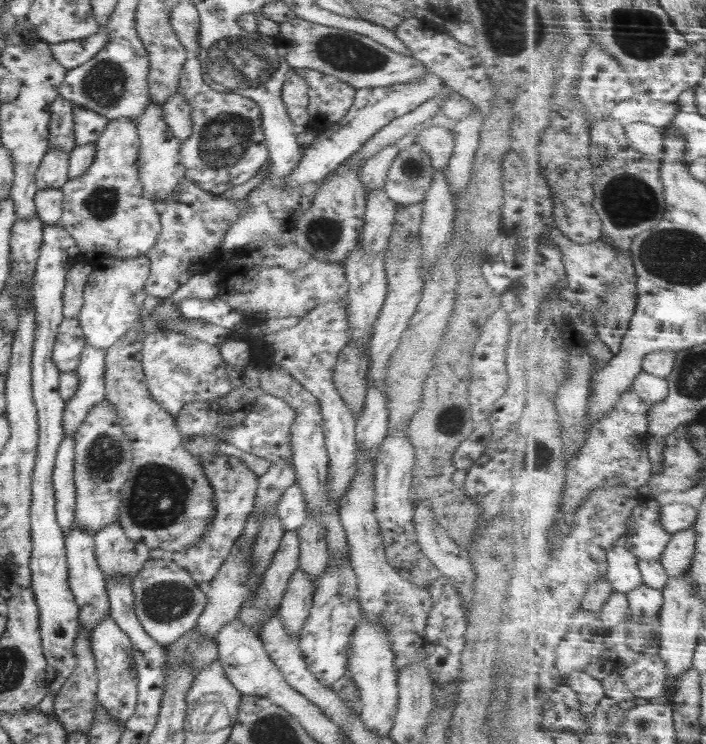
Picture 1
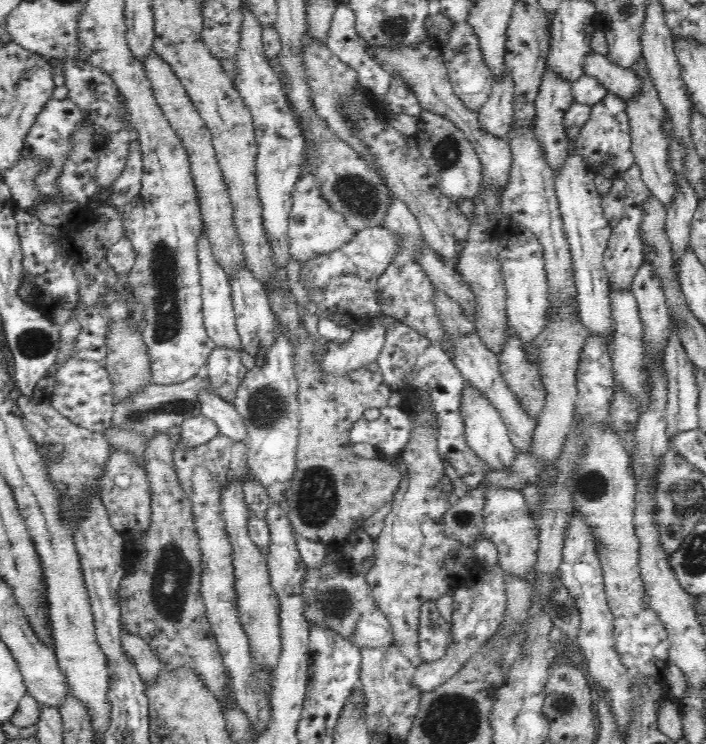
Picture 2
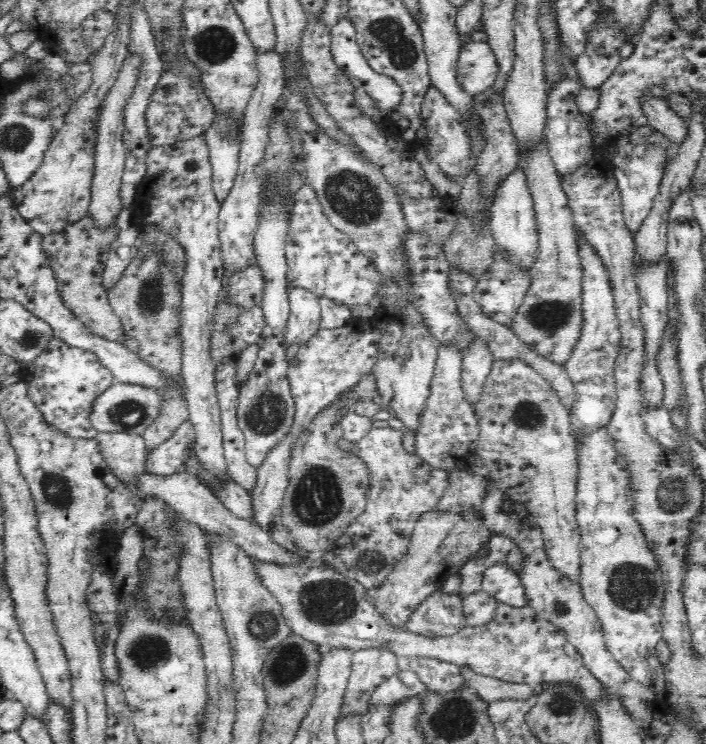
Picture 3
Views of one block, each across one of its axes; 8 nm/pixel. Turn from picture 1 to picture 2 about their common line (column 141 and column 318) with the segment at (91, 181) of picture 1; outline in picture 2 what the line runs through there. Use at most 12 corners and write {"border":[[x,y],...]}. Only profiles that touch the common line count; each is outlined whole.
{"border":[[305,150],[289,212],[300,264],[354,241],[356,229],[323,197]]}

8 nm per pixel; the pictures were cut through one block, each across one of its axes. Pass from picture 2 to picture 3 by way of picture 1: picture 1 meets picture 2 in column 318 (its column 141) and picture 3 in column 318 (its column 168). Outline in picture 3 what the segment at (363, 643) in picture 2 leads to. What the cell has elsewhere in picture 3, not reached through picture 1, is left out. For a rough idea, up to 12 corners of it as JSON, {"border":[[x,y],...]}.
{"border":[[322,559],[253,561],[294,636],[538,689],[605,686],[530,607],[448,637],[392,627]]}

